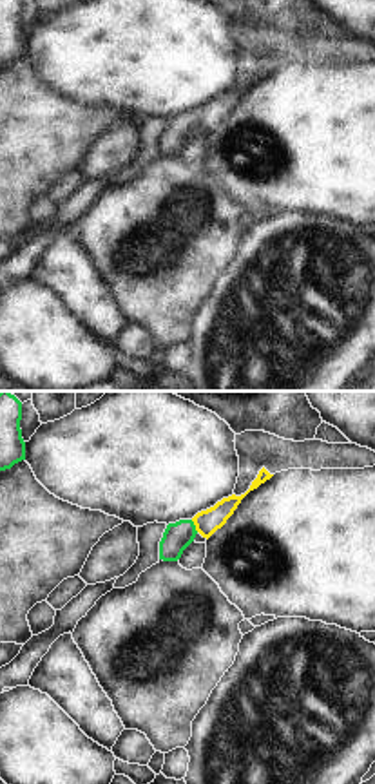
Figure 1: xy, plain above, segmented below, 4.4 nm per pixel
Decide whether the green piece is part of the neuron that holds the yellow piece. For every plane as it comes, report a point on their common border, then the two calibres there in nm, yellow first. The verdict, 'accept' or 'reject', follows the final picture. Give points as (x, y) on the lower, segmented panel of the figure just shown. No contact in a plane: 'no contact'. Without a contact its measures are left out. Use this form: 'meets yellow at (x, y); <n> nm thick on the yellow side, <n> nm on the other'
meets yellow at (194, 524); 110 nm thick on the yellow side, 120 nm on the other

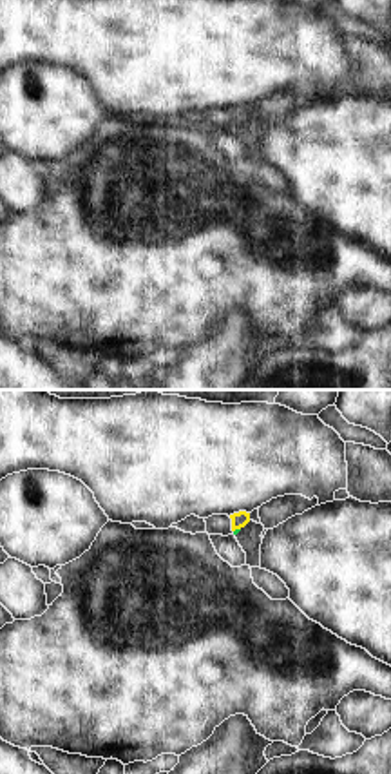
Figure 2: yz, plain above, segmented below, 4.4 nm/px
meets yellow at (236, 528); 70 nm thick on the yellow side, 20 nm on the other

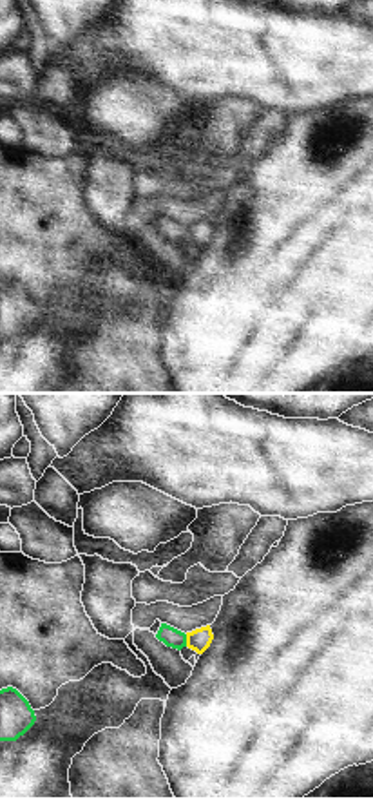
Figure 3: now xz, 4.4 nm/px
meets yellow at (187, 640); 100 nm thick on the yellow side, 90 nm on the other

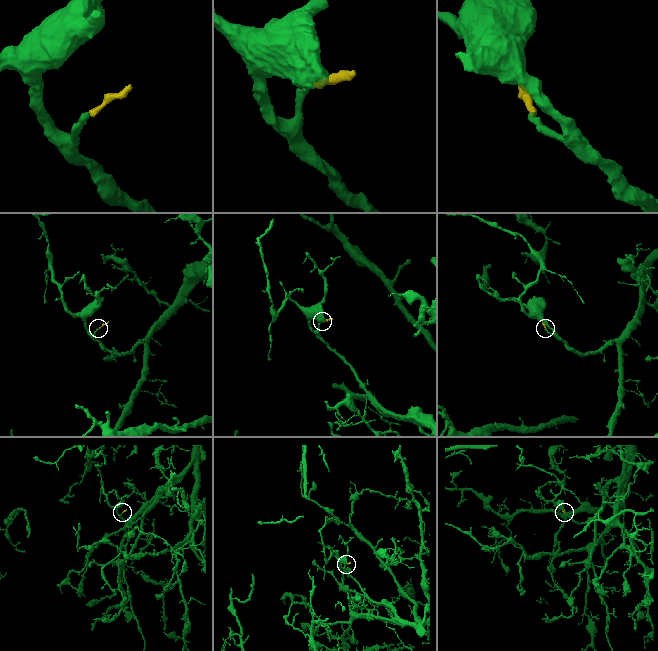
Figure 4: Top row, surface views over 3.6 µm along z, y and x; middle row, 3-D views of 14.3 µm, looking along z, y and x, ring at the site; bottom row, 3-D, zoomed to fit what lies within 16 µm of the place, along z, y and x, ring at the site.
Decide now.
accept

